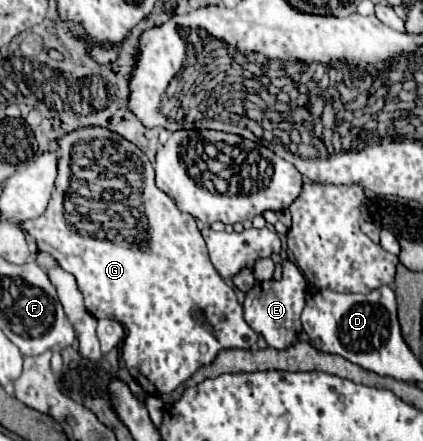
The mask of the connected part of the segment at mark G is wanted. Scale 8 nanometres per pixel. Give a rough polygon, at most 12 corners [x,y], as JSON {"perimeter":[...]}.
{"perimeter":[[105,128],[21,228],[147,394],[255,348],[195,218]]}

